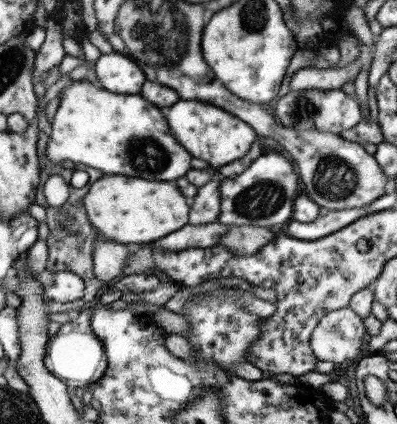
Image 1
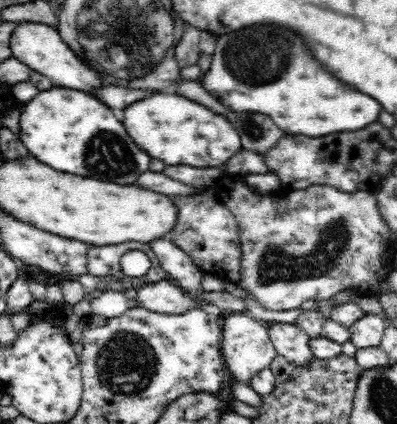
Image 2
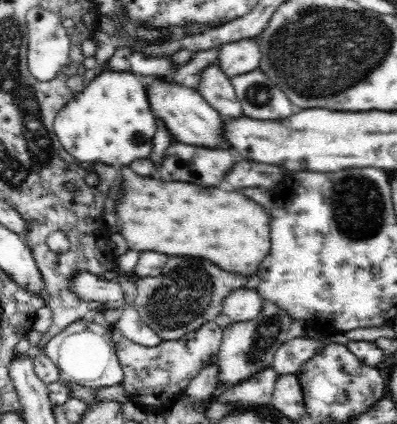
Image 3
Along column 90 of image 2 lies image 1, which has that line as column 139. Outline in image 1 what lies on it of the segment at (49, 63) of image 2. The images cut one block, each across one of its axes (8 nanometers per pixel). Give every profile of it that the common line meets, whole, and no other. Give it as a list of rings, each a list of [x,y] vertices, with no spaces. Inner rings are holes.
[[[119,52],[101,54],[95,62],[95,74],[101,84],[101,90],[113,94],[139,94],[143,82],[147,82],[145,74],[139,66]]]

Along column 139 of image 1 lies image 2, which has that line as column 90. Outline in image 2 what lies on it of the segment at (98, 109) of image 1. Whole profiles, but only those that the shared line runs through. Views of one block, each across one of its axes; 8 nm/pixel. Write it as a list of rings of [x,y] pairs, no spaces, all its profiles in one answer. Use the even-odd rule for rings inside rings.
[[[56,88],[40,92],[26,104],[22,104],[22,112],[18,118],[20,140],[28,148],[28,152],[50,164],[54,170],[72,172],[78,176],[90,176],[98,180],[98,170],[108,172],[108,178],[116,178],[114,170],[124,170],[124,180],[108,180],[114,184],[134,184],[136,176],[148,170],[150,158],[136,148],[136,144],[126,136],[122,124],[112,116],[110,108],[98,102],[94,96],[82,90]]]

